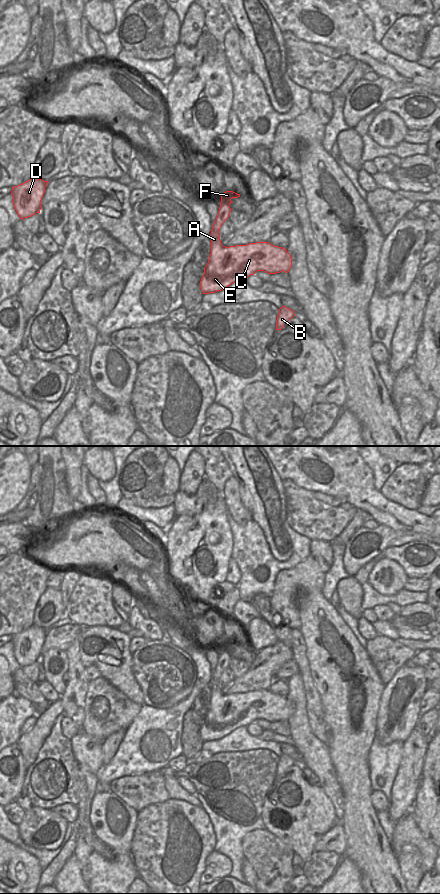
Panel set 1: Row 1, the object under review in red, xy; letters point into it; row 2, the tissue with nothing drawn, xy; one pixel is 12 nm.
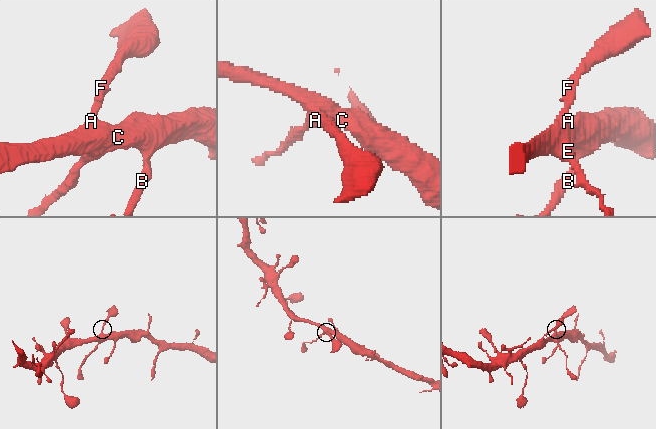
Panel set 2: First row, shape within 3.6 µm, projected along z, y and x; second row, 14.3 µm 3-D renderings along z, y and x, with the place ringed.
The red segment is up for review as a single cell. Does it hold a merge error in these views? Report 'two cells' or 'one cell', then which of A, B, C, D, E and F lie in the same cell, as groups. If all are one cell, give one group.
one cell; groups A B C D E F

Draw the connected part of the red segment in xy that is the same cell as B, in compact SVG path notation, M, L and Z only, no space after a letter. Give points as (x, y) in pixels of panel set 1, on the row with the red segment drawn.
M282 306L279 309L279 314L277 316L277 322L276 322L276 330L281 330L283 326L295 316L293 310Z

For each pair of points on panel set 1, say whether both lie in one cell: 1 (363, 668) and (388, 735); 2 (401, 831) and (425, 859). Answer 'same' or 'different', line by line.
1: different
2: same

